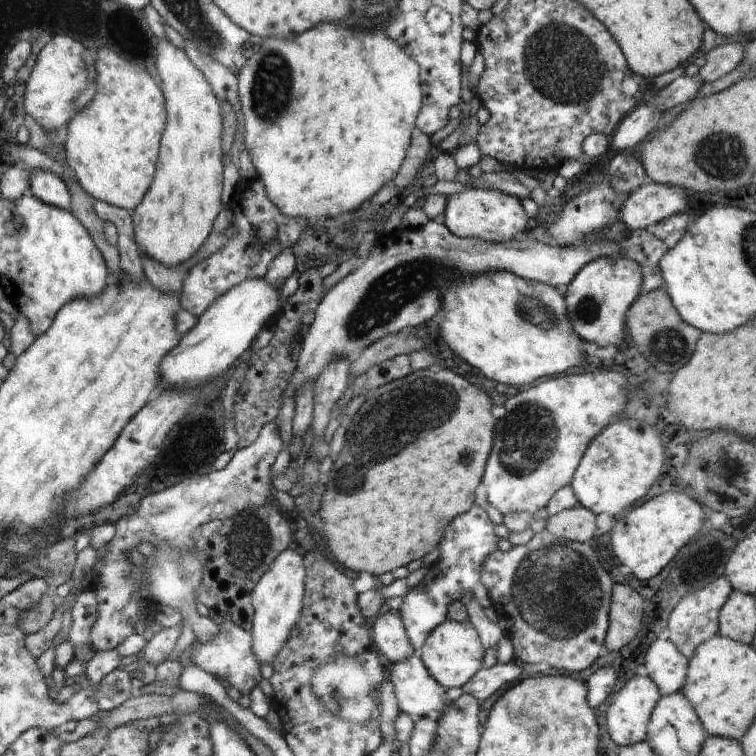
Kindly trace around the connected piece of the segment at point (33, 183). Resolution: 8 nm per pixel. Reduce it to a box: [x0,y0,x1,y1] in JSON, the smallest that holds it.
[29,170,71,211]

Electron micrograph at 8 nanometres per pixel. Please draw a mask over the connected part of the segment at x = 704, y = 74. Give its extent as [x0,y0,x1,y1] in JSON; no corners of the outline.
[699,42,747,83]

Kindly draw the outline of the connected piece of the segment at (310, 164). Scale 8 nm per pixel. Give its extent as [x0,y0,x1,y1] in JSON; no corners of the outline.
[236,24,423,222]

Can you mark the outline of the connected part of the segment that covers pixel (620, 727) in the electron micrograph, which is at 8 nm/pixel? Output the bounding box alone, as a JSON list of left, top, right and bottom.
[606,676,661,747]

